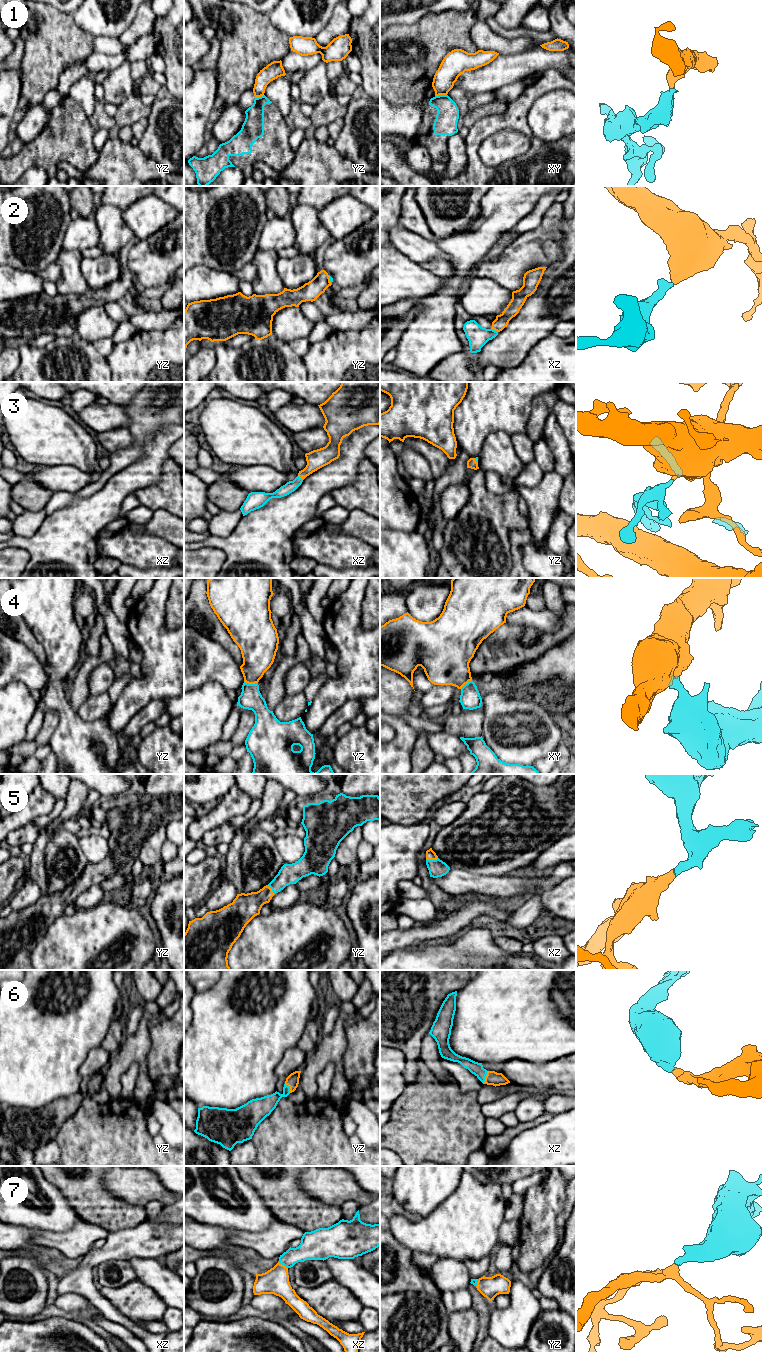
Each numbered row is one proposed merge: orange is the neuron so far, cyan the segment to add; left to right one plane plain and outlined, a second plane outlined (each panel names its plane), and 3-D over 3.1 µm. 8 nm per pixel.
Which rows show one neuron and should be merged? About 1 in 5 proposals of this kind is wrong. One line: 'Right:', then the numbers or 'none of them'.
Right: 2, 3, 4, 5, 6, 7

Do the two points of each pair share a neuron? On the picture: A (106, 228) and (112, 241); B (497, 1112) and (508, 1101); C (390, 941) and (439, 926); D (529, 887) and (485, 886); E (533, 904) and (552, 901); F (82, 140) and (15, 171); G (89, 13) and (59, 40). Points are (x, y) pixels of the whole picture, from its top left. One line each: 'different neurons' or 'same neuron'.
A: same neuron
B: same neuron
C: same neuron
D: same neuron
E: different neurons
F: same neuron
G: different neurons

